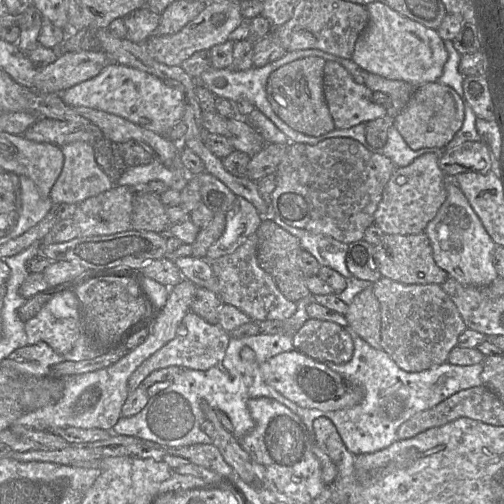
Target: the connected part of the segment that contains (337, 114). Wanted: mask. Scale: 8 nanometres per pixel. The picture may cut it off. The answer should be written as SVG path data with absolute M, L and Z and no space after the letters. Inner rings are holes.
M326 61L324 94L336 129L349 129L387 115L384 106L372 100L372 91L358 84L338 62Z

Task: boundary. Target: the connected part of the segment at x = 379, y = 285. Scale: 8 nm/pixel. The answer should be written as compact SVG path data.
M381 277L372 283L380 304L381 347L393 361L407 372L420 372L447 361L448 354L457 346L459 335L467 328L456 305L439 284L403 284Z

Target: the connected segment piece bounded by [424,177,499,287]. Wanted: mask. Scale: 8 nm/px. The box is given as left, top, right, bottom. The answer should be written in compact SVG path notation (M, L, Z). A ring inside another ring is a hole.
M447 177L446 191L446 200L424 231L430 240L434 261L450 277L463 285L486 286L499 277L493 265L496 244L461 189L452 179Z

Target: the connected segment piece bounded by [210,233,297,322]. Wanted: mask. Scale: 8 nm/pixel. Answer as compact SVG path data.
M253 233L234 252L210 262L219 281L220 298L223 303L244 312L253 322L286 320L295 313L297 305L285 298L271 275L259 265L257 255L258 236Z

